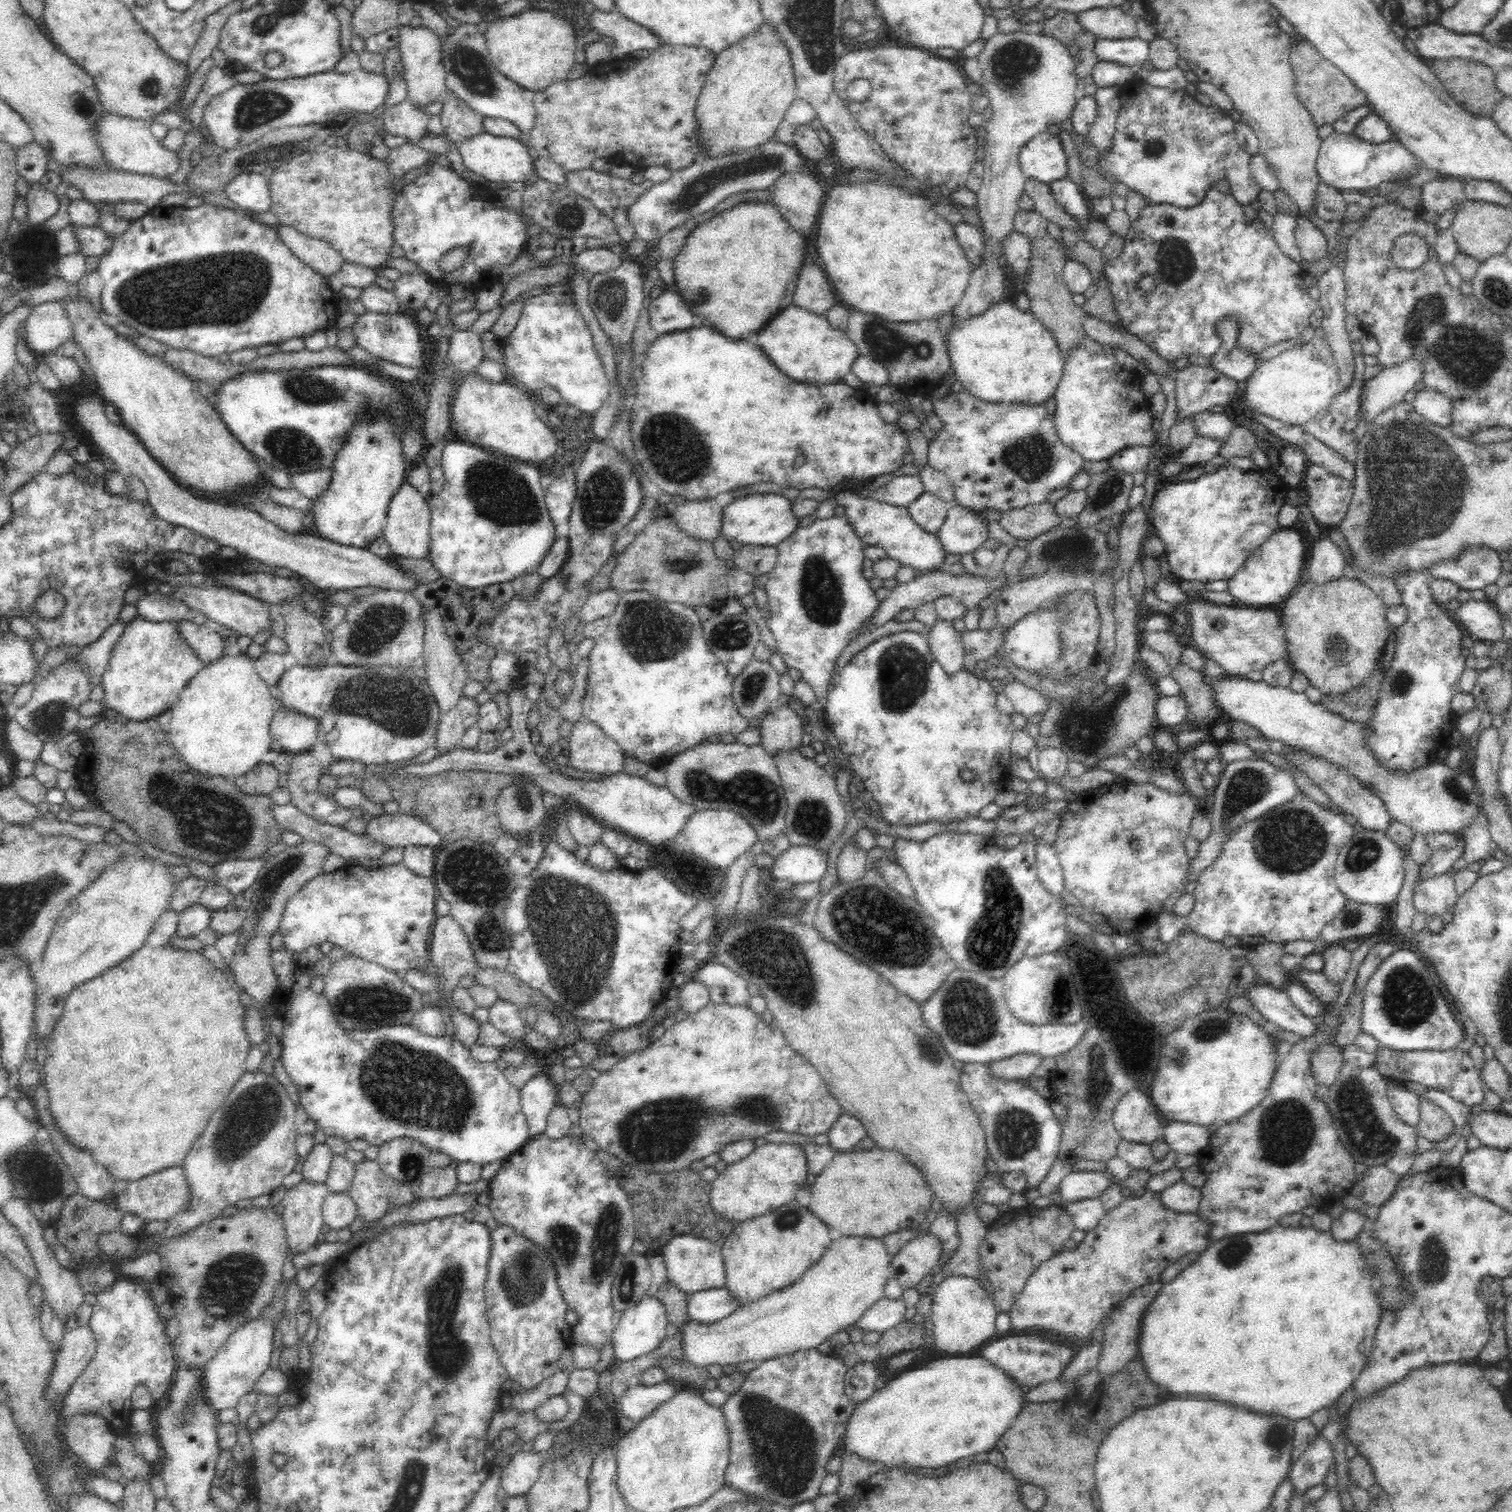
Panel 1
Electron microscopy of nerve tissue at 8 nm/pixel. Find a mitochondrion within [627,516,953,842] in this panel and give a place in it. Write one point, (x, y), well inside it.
(756, 795)

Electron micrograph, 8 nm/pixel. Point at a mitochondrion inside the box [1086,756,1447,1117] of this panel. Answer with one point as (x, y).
(1291, 840)

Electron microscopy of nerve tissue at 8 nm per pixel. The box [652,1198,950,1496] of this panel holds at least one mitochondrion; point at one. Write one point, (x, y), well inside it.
(787, 1218)

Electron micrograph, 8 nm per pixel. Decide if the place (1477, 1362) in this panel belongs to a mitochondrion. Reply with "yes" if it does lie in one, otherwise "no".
no

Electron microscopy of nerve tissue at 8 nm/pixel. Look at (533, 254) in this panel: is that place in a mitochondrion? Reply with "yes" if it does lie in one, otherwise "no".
no

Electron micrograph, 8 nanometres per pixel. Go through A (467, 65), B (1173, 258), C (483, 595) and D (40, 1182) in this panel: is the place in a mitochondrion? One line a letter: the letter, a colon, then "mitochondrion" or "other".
A: mitochondrion
B: mitochondrion
C: other
D: mitochondrion

